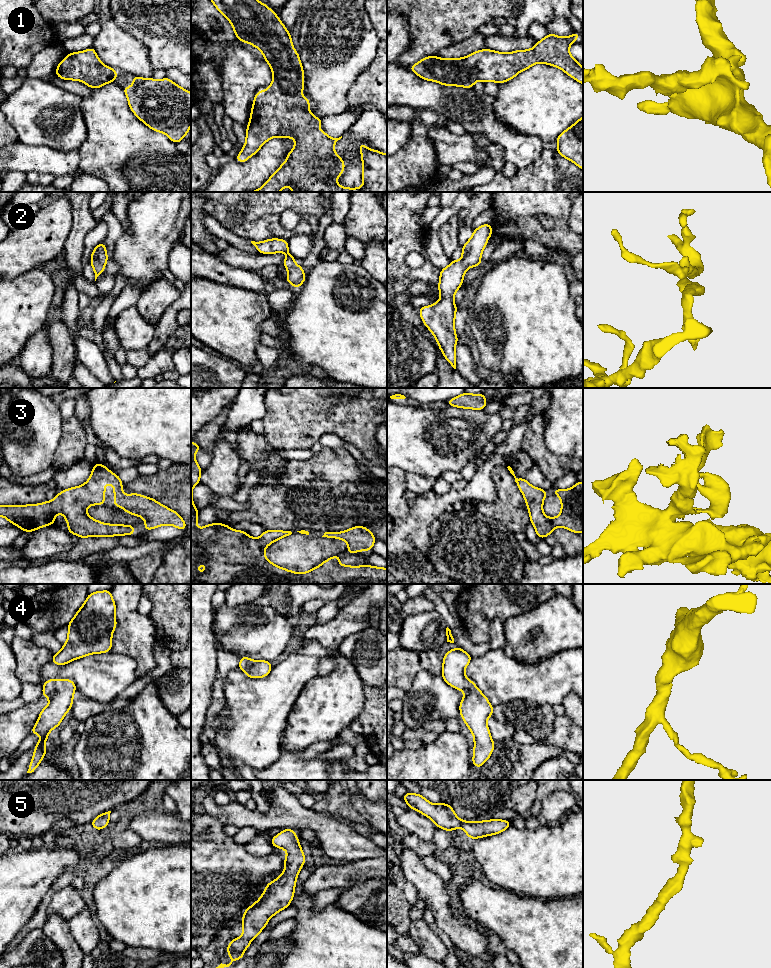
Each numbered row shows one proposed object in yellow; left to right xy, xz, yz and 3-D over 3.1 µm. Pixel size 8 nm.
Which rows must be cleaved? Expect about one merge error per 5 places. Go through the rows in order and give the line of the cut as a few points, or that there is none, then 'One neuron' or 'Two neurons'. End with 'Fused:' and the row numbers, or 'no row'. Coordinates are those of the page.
1: No split. One neuron
2: No split. One neuron
3: No split. One neuron
4: No split. One neuron
5: No split. One neuron
Fused: no row

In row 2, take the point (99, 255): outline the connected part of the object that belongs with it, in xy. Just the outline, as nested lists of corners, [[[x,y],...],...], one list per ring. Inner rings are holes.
[[[104,242],[98,244],[92,254],[91,254],[91,260],[90,263],[93,267],[94,273],[95,273],[95,281],[97,277],[104,272],[105,269],[105,264],[108,261],[107,257],[107,251],[106,251],[106,246]]]

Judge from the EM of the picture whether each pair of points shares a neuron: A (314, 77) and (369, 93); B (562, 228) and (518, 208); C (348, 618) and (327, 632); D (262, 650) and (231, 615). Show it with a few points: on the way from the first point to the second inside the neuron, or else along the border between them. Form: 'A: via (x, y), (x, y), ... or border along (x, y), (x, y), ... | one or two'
A: border along (364, 69), (358, 74), (349, 90), (347, 107) | two
B: via (555, 216), (547, 208), (530, 208) | one
C: via (343, 623), (332, 632) | one
D: via (253, 641), (235, 624) | one

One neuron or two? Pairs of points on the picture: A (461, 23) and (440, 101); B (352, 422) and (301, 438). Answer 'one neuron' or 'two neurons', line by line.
A: two neurons
B: one neuron

